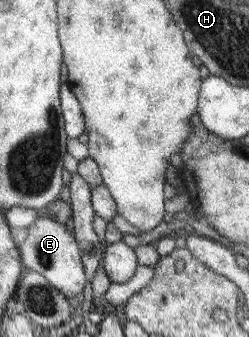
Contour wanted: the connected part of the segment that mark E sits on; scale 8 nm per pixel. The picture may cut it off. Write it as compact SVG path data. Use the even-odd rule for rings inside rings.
M39 212L27 230L27 235L18 248L23 269L42 275L49 285L71 302L79 300L83 289L84 269L69 224L57 223L46 213Z

